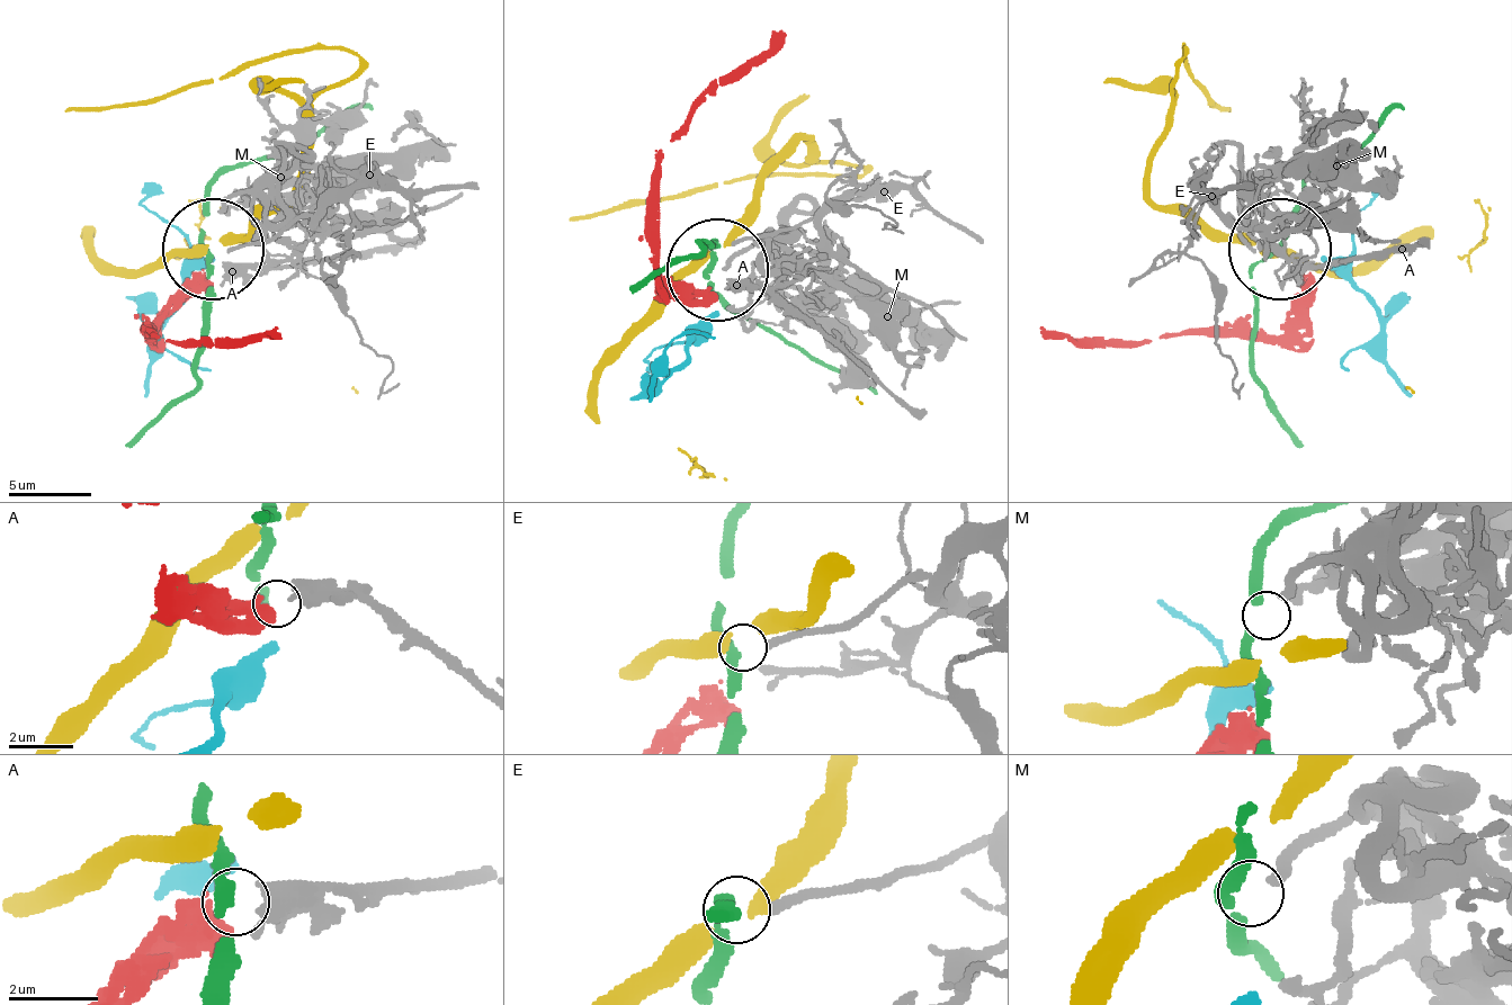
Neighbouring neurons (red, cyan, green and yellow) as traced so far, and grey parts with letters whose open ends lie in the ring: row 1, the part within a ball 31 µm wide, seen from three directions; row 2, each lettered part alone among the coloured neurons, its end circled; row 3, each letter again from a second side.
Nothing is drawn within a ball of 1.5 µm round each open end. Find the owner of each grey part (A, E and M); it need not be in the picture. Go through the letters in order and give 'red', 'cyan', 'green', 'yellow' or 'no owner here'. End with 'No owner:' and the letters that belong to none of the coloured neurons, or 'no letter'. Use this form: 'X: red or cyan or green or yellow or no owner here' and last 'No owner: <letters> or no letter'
A: no owner here
E: no owner here
M: no owner here
No owner: A, E, M

